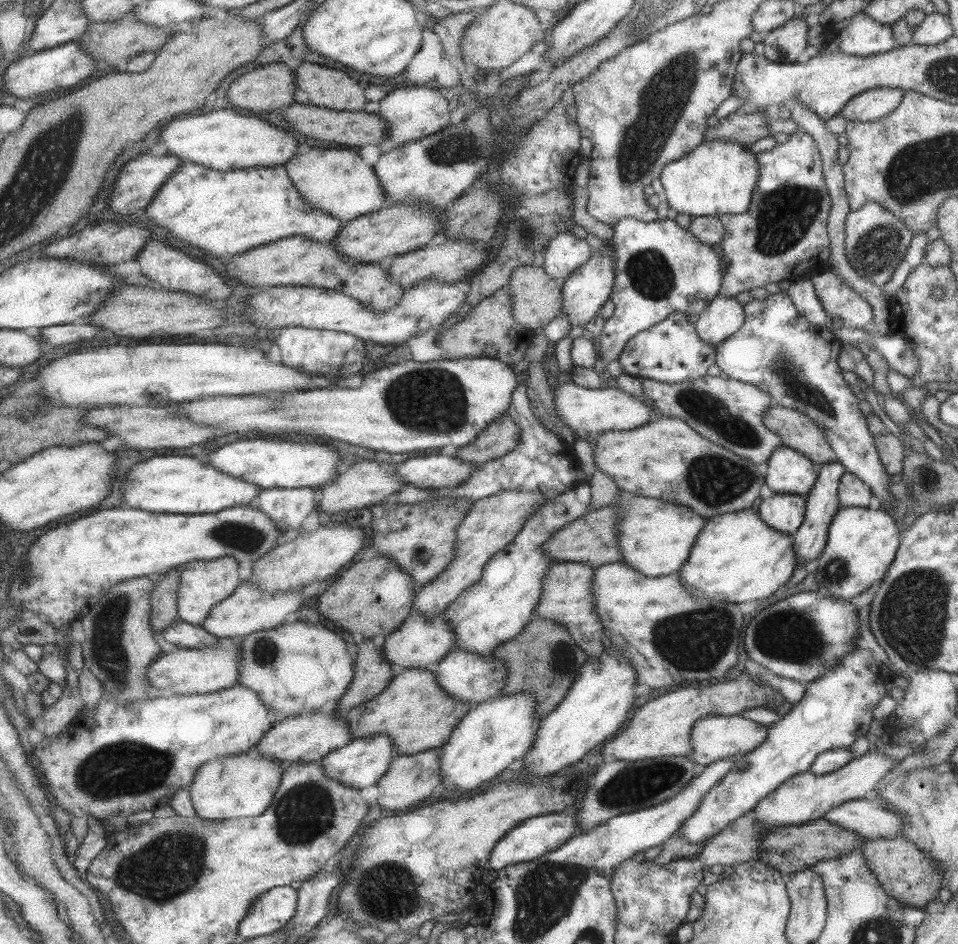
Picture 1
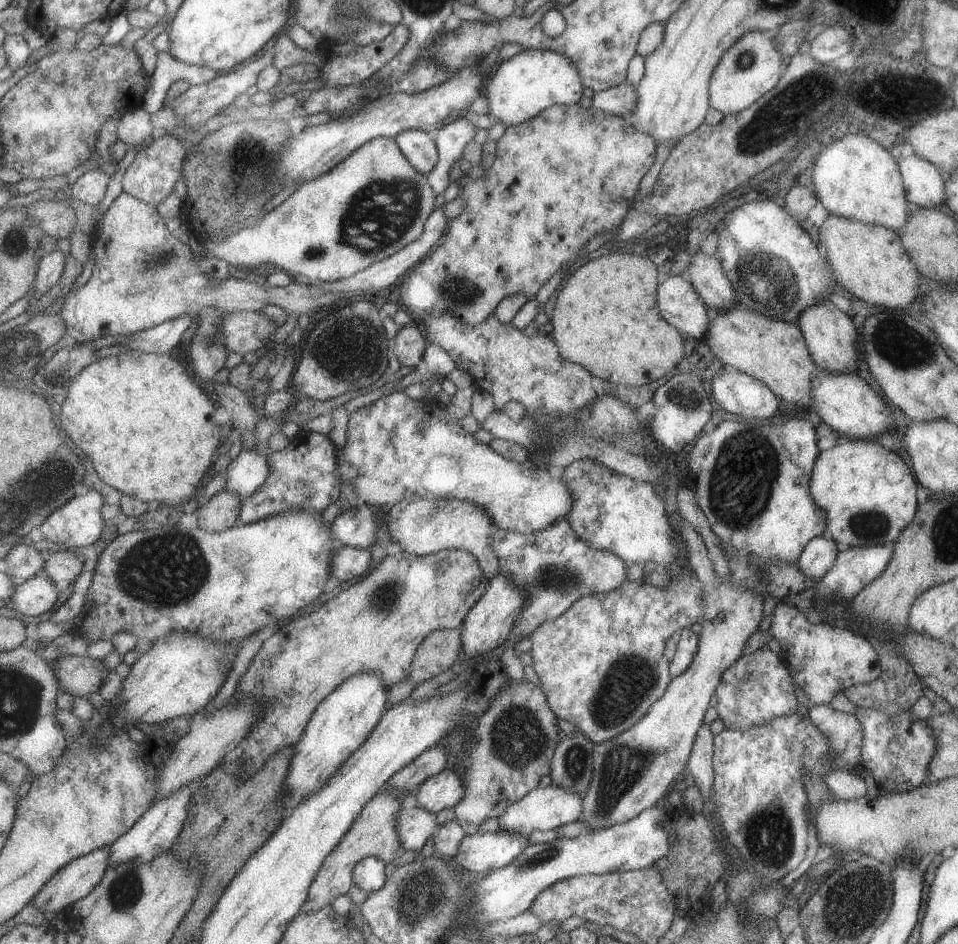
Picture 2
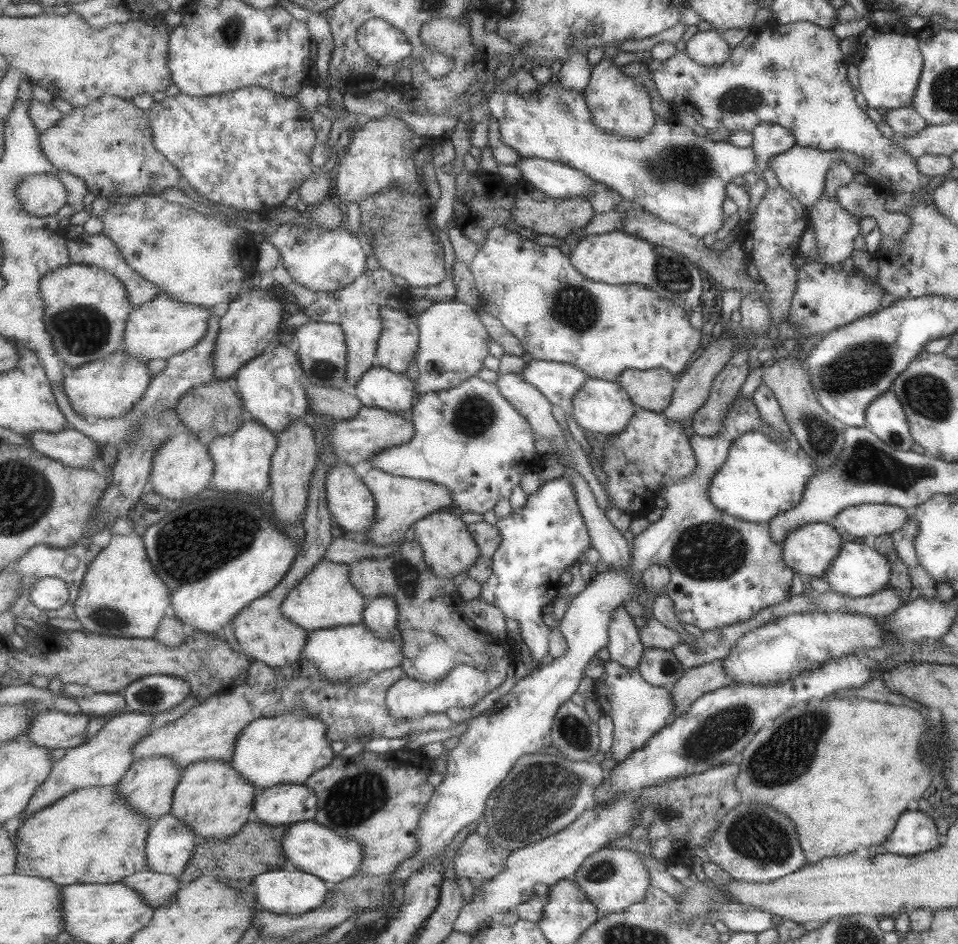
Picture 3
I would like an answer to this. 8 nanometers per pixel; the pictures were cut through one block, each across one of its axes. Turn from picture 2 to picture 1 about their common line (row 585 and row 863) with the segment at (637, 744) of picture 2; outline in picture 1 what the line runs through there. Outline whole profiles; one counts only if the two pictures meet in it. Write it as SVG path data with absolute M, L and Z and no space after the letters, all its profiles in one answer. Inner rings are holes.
M869 750L857 758L852 758L845 766L824 775L816 775L811 771L795 774L787 778L783 784L779 784L775 790L770 791L767 796L757 800L757 808L753 807L752 811L739 816L707 840L703 848L699 850L697 860L710 873L725 866L732 867L734 864L760 860L759 841L767 829L781 825L800 825L823 817L829 809L845 801L869 797L873 788L877 786L877 782L897 762L899 760L885 757L878 751Z

